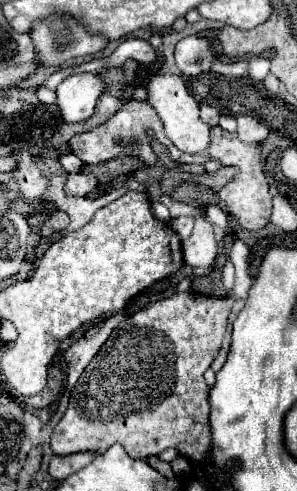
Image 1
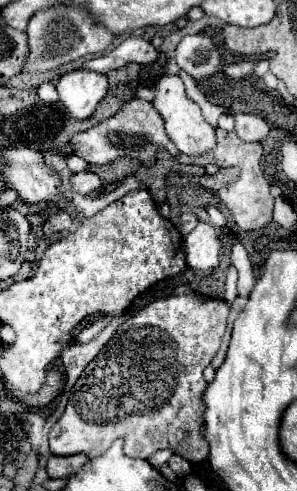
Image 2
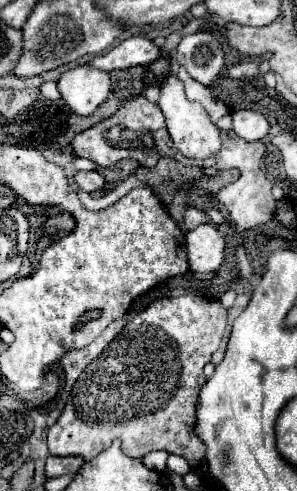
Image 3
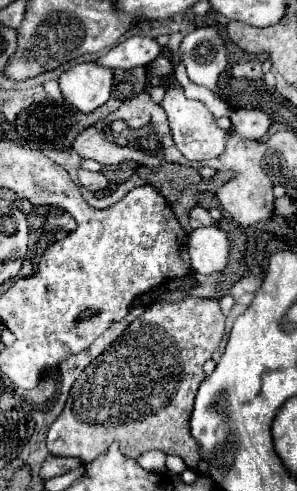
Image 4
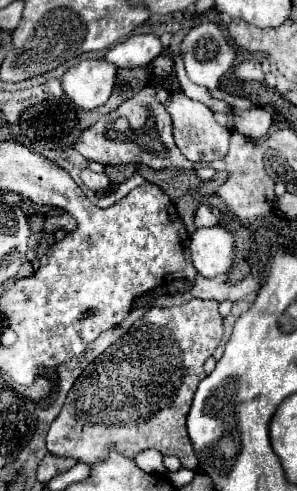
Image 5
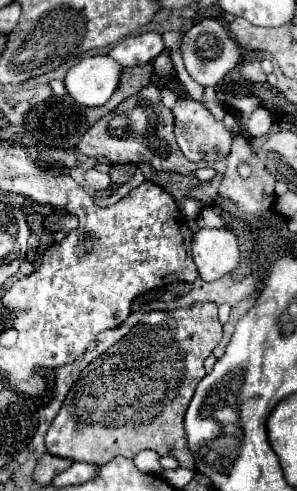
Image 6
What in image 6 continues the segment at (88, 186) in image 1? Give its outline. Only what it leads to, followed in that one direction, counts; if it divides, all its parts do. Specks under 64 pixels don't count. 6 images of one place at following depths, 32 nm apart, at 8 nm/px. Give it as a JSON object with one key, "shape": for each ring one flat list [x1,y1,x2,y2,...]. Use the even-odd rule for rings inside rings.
{"shape":[[86,170,84,178,86,178,88,186,94,188,94,190,106,190,110,186,110,176,102,174,102,172,96,172,96,170]]}

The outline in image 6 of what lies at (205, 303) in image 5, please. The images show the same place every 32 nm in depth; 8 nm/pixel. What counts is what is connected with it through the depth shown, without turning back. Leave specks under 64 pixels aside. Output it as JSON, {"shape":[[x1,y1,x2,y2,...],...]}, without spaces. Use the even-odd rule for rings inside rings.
{"shape":[[196,302,188,308,174,308,174,310,152,310,148,314,144,314,144,322,138,322,132,332,128,332,128,336,124,336,124,340,118,340,112,348,108,348,108,352,104,352,104,356,98,356,94,362,90,362,82,372,80,372,80,378,74,382,74,386,70,388,58,416,54,418,54,422,50,424,50,430,46,434,46,450,50,454,56,454,60,458,72,458,72,460,80,460,80,462,88,462,88,464,106,464,112,456,120,454,120,456,126,456,126,458,134,458,140,450,156,450,160,456,174,456,178,460,178,464,182,468,190,468,194,470,196,468,196,462,194,462,194,456,188,448,188,438,186,438,186,432,184,432,184,412,188,410,188,404,194,396,194,390,198,386,198,382,206,376,204,372,204,360,212,354,212,350,220,344,222,340,222,324,218,320,218,306,214,302]]}

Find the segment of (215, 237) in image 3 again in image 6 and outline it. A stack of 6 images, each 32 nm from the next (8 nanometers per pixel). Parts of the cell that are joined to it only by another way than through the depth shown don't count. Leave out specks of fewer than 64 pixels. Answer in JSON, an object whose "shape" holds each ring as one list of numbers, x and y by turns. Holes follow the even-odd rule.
{"shape":[[216,228,198,230,192,238,192,258,204,280,218,280,234,270,240,260,236,236]]}

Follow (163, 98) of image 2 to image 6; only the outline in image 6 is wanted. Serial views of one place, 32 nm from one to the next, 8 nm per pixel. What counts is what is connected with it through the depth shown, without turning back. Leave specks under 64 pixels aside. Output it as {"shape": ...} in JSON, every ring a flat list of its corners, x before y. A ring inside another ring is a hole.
{"shape":[[178,96,174,108,174,134,176,134,176,142,182,150,182,154,192,160,192,162,214,162,214,160,222,160,228,152,230,152,230,144,232,144,232,134,226,130,226,126,222,122,218,122,210,110,202,104,202,102,194,102,186,96]]}

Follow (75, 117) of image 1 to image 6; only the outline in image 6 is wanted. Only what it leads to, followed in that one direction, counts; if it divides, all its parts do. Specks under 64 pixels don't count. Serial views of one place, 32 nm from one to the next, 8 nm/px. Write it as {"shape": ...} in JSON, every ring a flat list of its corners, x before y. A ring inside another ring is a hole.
{"shape":[[108,56,82,58,74,64,64,78,66,92,76,100,76,104,94,108,106,104,118,86,122,66]]}

